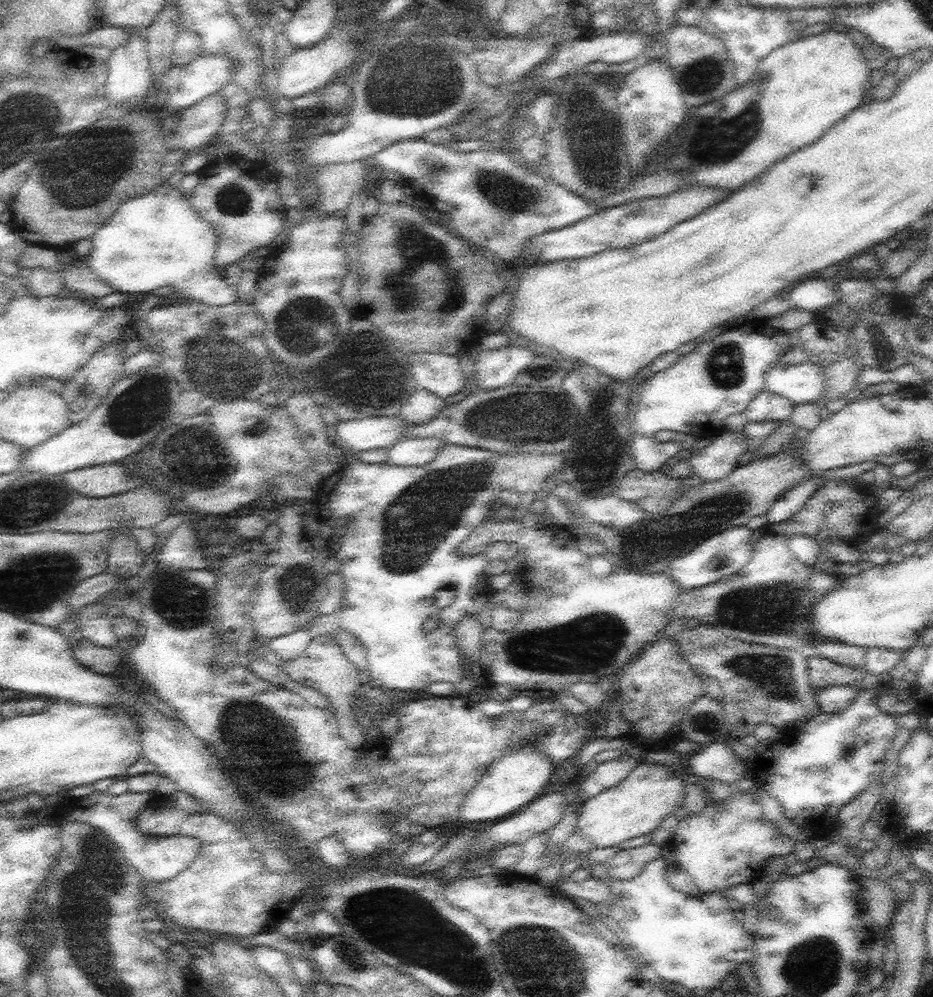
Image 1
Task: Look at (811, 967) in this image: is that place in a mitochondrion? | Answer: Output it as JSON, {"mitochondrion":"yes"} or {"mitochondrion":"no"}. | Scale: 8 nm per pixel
{"mitochondrion":"yes"}

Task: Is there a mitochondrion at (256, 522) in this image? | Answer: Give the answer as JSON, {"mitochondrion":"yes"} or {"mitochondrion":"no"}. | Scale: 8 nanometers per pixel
{"mitochondrion":"no"}

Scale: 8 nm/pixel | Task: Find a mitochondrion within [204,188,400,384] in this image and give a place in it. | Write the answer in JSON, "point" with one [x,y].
{"point":[304,326]}

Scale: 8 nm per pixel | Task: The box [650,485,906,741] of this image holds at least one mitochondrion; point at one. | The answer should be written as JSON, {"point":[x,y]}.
{"point":[777,608]}

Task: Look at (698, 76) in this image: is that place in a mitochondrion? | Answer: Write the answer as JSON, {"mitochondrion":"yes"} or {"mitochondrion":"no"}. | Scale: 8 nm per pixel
{"mitochondrion":"yes"}

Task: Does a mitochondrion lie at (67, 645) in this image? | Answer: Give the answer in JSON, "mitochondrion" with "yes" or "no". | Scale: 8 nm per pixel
{"mitochondrion":"no"}

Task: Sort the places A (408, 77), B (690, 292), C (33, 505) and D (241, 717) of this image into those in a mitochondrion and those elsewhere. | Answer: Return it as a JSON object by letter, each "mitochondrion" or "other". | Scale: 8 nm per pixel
{"A":"mitochondrion","B":"other","C":"mitochondrion","D":"mitochondrion"}

